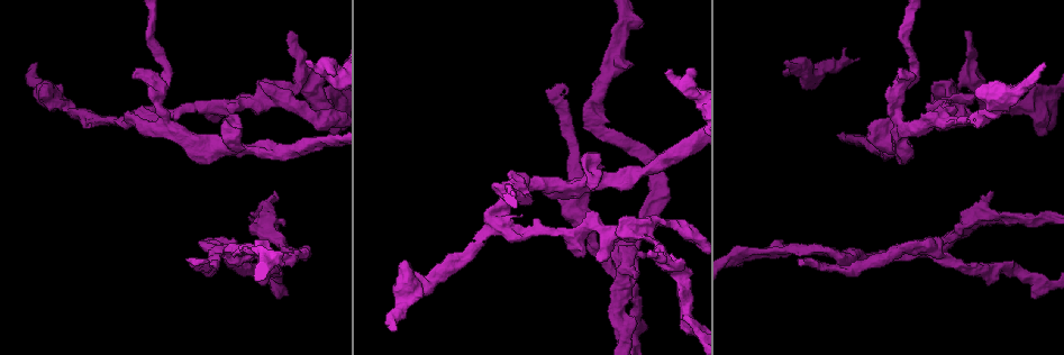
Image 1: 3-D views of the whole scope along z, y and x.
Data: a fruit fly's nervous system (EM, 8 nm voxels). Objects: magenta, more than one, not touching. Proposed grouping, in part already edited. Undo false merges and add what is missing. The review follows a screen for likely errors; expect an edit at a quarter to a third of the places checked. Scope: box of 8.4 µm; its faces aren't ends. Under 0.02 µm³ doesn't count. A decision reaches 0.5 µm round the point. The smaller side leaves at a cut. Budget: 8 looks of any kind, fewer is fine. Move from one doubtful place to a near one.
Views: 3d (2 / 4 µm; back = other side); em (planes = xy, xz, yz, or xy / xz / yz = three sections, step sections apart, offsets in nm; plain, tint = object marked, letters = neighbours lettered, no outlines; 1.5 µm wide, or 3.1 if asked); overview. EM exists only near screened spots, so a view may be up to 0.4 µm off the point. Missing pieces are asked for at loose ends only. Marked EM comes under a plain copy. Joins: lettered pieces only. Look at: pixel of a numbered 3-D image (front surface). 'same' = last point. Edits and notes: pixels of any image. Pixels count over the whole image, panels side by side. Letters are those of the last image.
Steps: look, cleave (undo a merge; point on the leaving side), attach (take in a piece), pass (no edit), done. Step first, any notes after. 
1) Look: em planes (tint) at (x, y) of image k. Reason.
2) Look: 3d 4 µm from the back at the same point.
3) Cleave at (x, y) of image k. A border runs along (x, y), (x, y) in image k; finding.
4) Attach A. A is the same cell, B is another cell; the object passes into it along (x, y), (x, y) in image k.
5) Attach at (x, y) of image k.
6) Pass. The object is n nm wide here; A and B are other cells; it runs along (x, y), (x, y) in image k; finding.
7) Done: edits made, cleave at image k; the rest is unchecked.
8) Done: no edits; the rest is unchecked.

Look: em planes (tint) at (300, 80) of image 1. Abrupt turn.

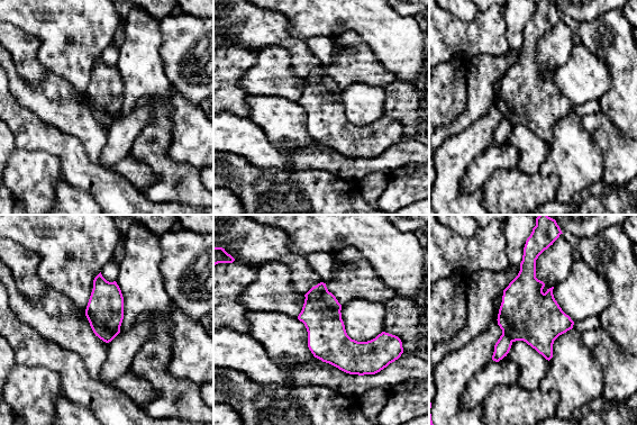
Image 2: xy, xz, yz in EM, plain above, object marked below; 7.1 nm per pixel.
Look: em planes (letters) at the same point.

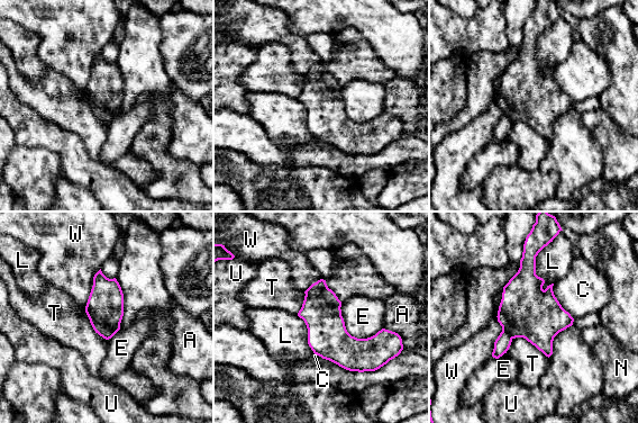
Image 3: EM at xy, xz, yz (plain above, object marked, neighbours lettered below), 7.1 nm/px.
Cleave at (527, 311) of image 3. A, C, E, L, N, T, U and W are other cells; a border runs along (502, 329), (512, 338) in image 3; a second neuron is stuck on.

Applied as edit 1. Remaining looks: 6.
Look: overview. Redraw.

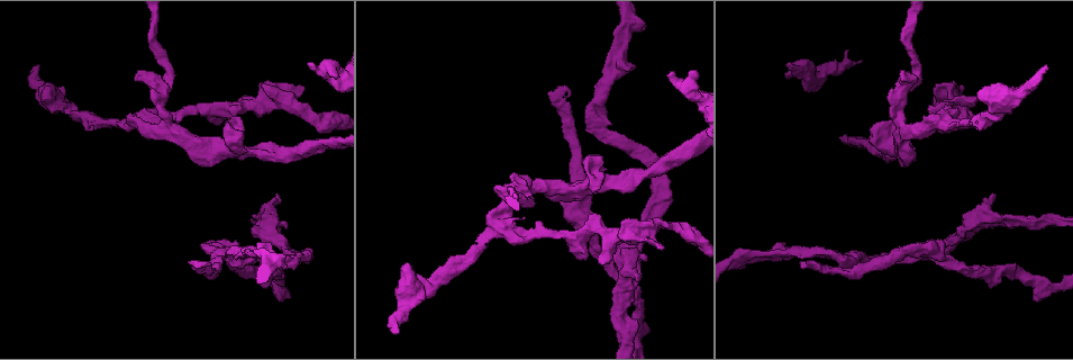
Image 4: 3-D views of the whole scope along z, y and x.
Look: 3d 4 µm at (310, 62) of image 4. Branch stops here.

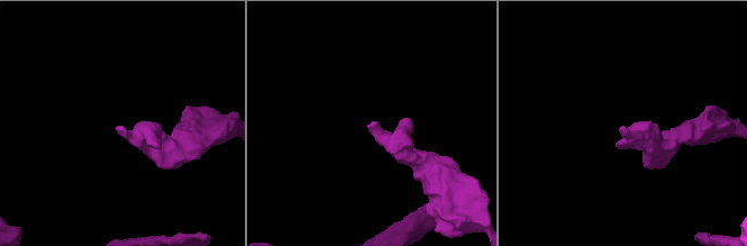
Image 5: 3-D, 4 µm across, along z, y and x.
Look: em planes (letters) at (624, 127) of image 5.

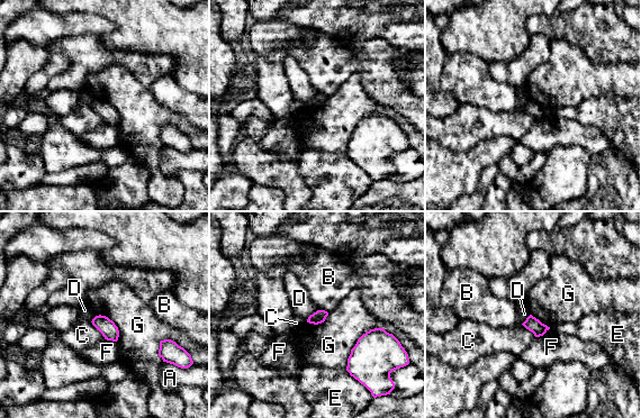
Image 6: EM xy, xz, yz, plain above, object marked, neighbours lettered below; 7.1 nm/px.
Pass. The longest contact is with G, 380 nm; A, B, C, D, E, F and G are other cells; no lettered piece goes on from it.

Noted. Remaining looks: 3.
Done: edits made, cleave at image 3; the rest is unchecked.

